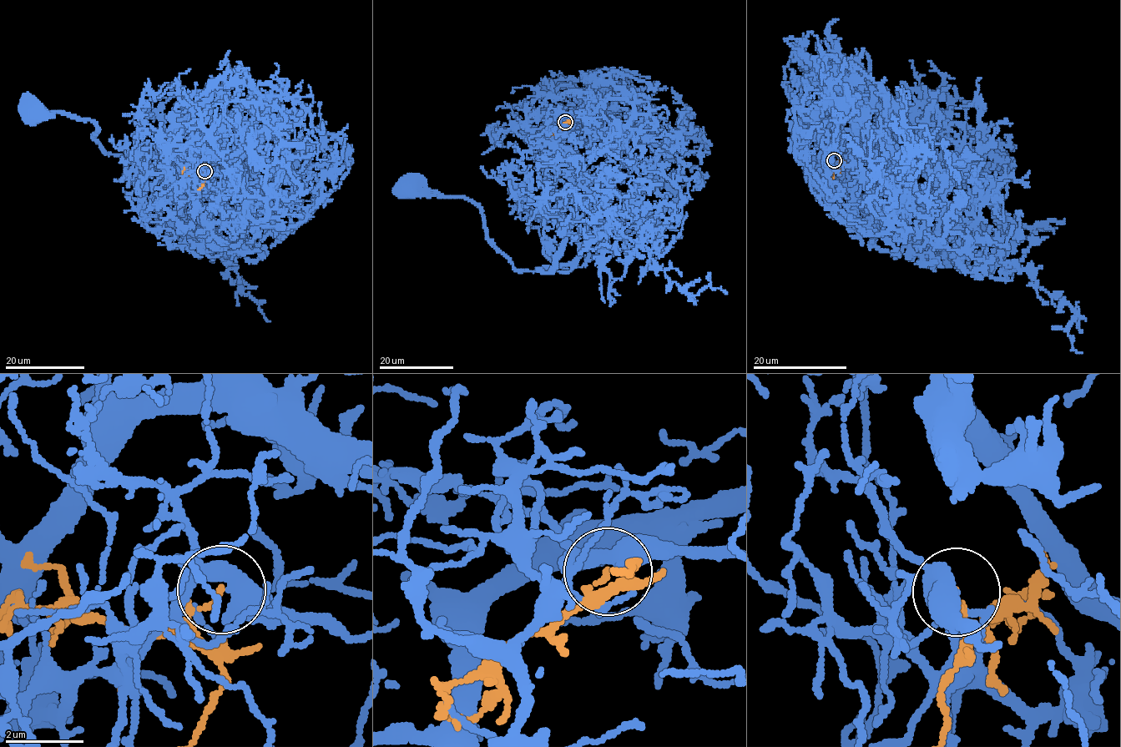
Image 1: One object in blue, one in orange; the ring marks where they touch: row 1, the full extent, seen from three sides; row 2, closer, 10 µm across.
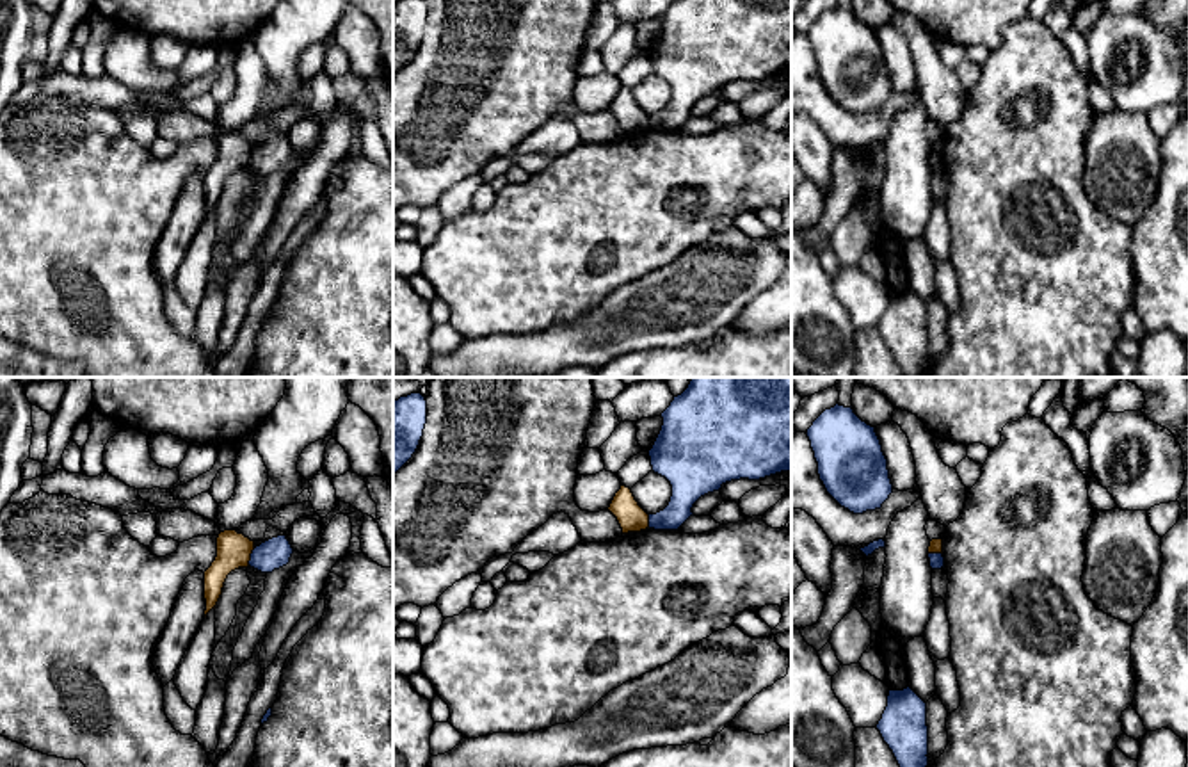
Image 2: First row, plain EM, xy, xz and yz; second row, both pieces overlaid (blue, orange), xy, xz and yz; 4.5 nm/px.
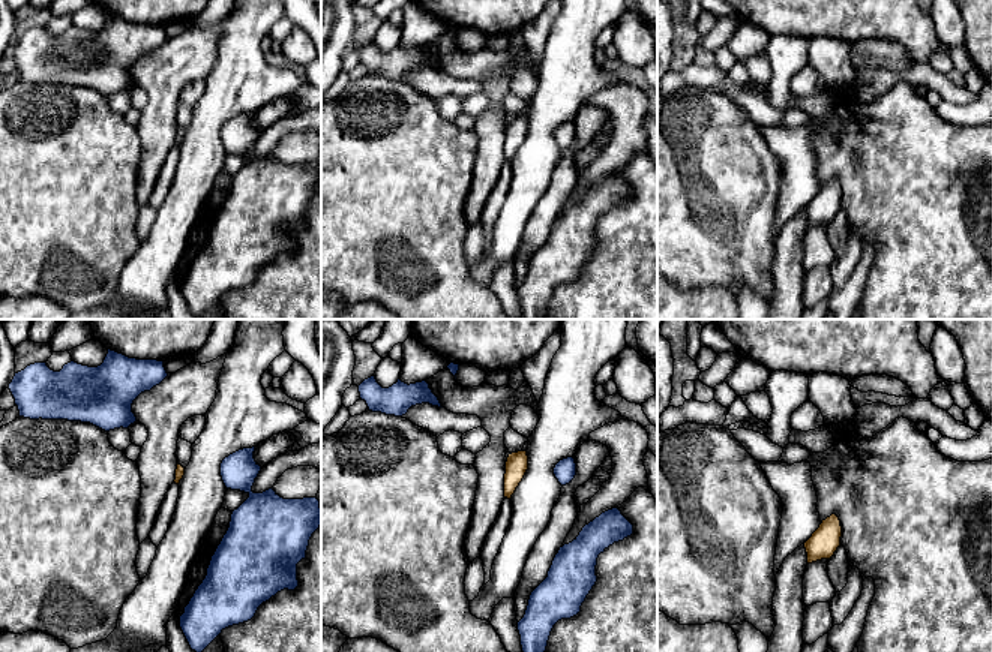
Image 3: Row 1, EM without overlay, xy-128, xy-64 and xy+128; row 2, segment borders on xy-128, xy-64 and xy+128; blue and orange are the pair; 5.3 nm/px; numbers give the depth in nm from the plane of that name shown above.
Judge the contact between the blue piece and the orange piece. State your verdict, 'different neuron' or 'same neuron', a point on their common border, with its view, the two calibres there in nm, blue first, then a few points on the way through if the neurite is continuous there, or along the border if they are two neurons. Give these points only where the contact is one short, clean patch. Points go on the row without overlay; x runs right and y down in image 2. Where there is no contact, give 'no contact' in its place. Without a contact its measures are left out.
different neuron; meets blue in xy at (251, 159); 140 nm thick on the blue side, 160 nm on the other; border along xy (255, 150), (248, 166)

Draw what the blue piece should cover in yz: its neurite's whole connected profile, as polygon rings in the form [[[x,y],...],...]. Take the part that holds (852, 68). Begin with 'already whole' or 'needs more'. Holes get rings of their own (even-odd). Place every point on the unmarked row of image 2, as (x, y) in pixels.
already whole | [[[850,9],[825,11],[807,30],[827,94],[854,116],[880,110],[893,94],[875,28]]]

